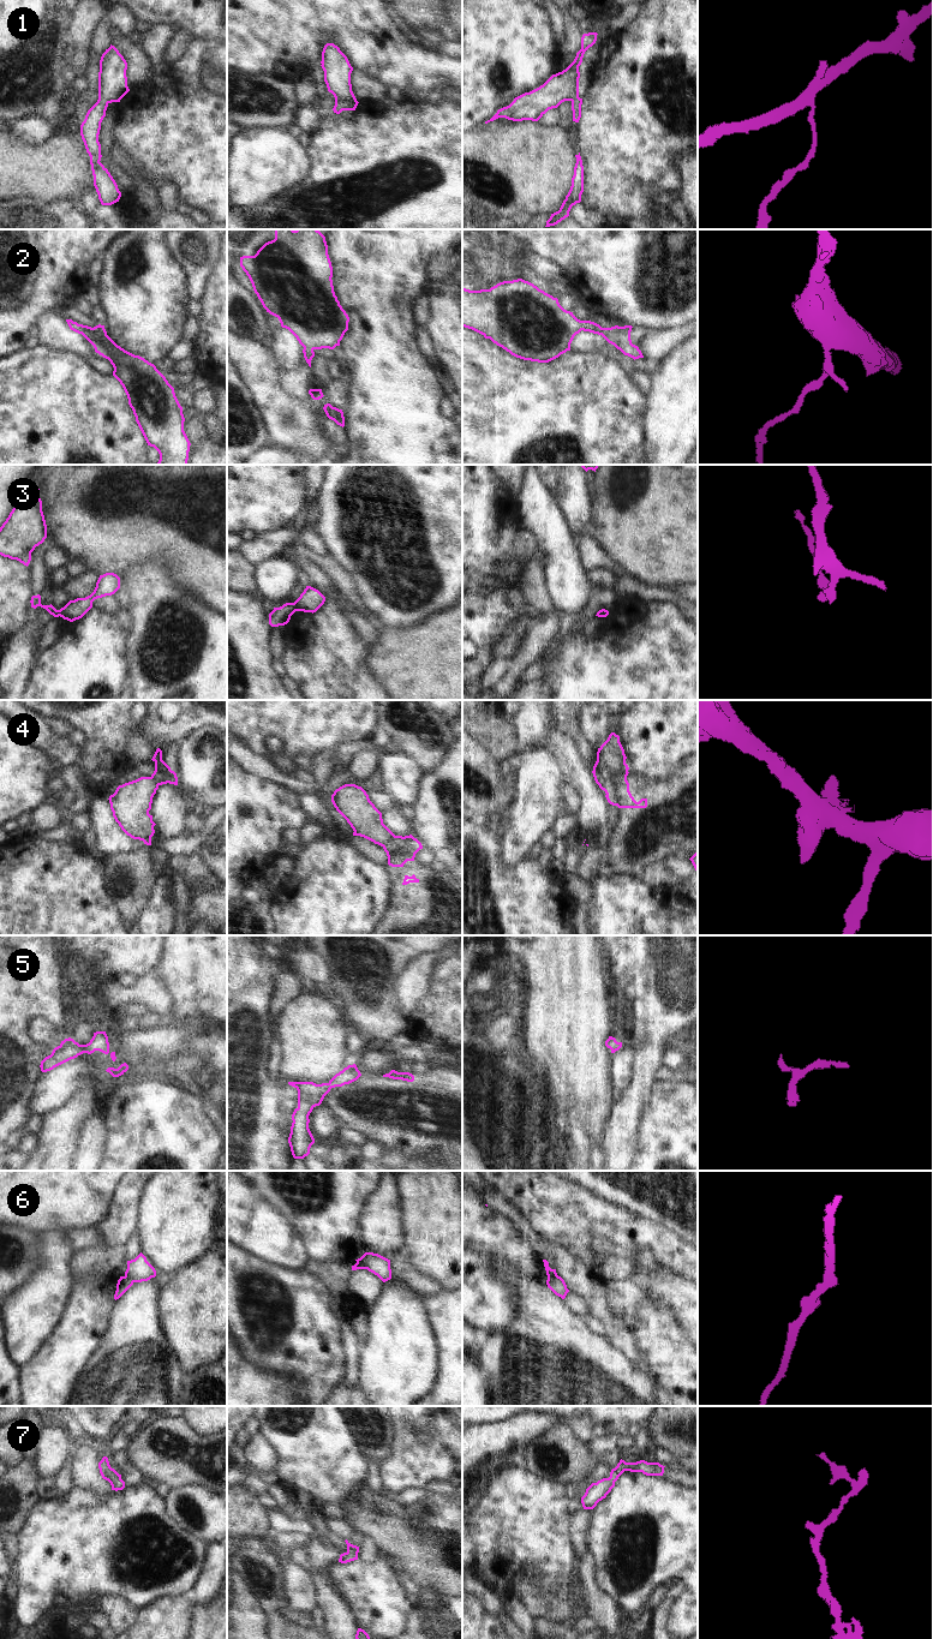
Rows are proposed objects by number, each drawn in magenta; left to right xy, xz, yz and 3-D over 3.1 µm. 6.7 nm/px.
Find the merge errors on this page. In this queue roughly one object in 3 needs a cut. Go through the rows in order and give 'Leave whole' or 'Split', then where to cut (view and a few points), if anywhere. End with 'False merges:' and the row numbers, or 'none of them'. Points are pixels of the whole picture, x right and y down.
1: Leave whole. No split
2: Leave whole. No split
3: Split. Split along xz (293, 603), (297, 610)
4: Split. Split along xz (394, 835), (382, 845)
5: Leave whole. No split
6: Split. Split along xz (360, 1257), (365, 1268)
7: Leave whole. No split
False merges: 3, 4, 6.

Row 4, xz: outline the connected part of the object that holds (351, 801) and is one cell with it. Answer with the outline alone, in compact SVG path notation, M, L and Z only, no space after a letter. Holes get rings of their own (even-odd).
M355 784L340 786L331 795L331 802L353 829L353 836L364 837L381 847L394 837L383 824L382 813L361 786Z

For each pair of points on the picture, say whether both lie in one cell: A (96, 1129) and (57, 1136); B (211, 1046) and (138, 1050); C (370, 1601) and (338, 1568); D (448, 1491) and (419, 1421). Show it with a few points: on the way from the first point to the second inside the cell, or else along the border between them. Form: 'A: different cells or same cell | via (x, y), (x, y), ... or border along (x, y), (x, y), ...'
A: different cells | border along (95, 1106), (83, 1123), (73, 1158)
B: different cells | border along (210, 1035), (185, 1047), (204, 1057), (203, 1069)
C: same cell | via (362, 1592), (346, 1577)
D: different cells | border along (447, 1479), (430, 1481), (423, 1489)

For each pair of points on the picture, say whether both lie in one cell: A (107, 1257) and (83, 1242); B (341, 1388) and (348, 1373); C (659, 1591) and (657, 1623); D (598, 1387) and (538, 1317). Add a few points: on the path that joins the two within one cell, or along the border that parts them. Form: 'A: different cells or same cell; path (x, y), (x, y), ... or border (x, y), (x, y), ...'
A: different cells; border (102, 1246), (89, 1246), (75, 1251)
B: different cells; border (342, 1380), (348, 1386), (357, 1385)
C: different cells; border (669, 1585), (665, 1597), (653, 1610)
D: same cell; path (581, 1370), (545, 1334)

